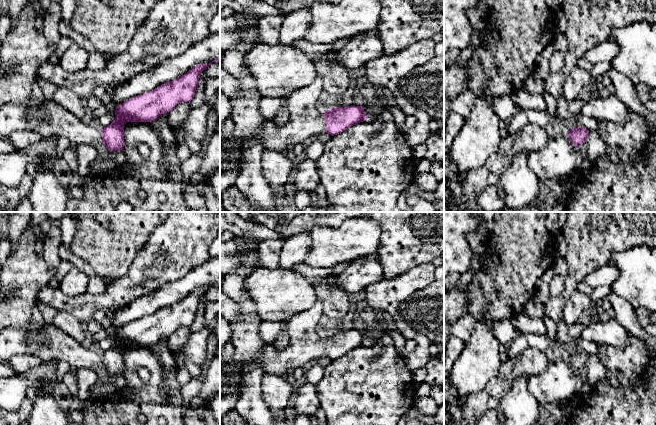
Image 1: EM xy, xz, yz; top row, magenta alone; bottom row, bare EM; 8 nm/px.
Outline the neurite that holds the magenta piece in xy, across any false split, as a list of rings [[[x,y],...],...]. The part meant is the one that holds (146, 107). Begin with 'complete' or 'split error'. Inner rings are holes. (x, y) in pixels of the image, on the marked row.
split error; [[[210,64],[196,65],[181,77],[118,105],[115,110],[115,119],[109,126],[104,128],[100,128],[95,123],[83,122],[69,110],[52,100],[46,100],[39,104],[34,104],[31,99],[23,104],[3,104],[0,107],[0,138],[8,139],[14,131],[30,130],[38,133],[43,139],[66,138],[71,145],[76,147],[79,145],[94,146],[103,143],[109,151],[122,151],[125,145],[124,125],[127,122],[152,122],[162,114],[168,114],[179,102],[191,102],[195,95],[200,74]]]

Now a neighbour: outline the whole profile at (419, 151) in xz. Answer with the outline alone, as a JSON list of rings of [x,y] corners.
[[[423,143],[416,147],[412,147],[412,150],[413,150],[413,155],[415,156],[415,158],[417,160],[420,160],[420,159],[424,158],[424,155],[426,153],[426,146]]]

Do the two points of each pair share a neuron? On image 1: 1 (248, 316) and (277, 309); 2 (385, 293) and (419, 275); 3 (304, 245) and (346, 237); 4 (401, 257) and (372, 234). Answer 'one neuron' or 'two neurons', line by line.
1: two neurons
2: one neuron
3: two neurons
4: two neurons

